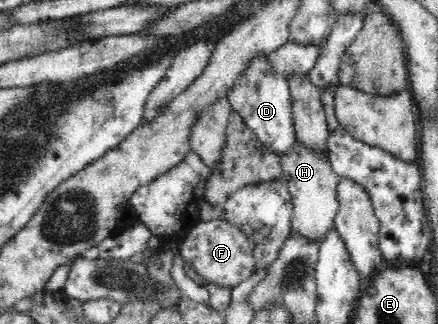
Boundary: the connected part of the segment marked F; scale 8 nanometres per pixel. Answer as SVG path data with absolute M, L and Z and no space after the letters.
M225 218L199 220L186 237L177 243L180 257L184 259L184 262L191 260L193 269L197 271L197 275L205 279L205 283L209 281L232 289L255 273L253 247L247 235L239 227L227 222Z

